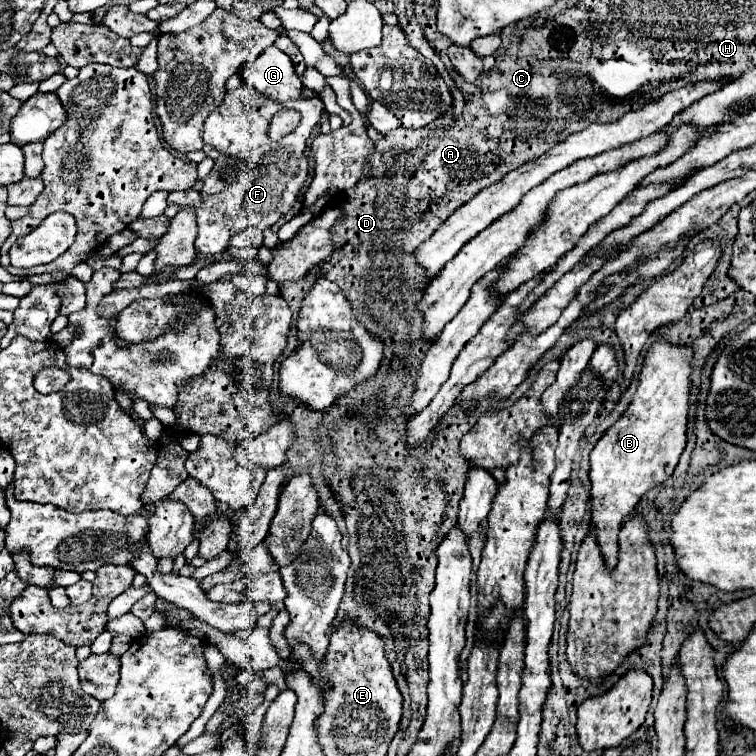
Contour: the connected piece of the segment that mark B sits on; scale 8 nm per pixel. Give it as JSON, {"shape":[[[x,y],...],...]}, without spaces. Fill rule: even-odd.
{"shape":[[[664,340],[652,344],[644,358],[638,390],[632,396],[628,410],[604,432],[590,452],[590,524],[602,558],[606,560],[606,568],[610,570],[616,566],[618,532],[622,522],[648,490],[670,478],[680,454],[684,452],[692,370],[690,362],[692,352],[688,346],[680,348]]]}

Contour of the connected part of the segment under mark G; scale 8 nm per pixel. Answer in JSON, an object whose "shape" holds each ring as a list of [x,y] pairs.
{"shape":[[[274,44],[266,48],[266,52],[258,56],[258,60],[252,60],[250,64],[242,66],[242,78],[258,94],[282,104],[288,100],[304,98],[304,84],[296,74],[292,60]]]}

